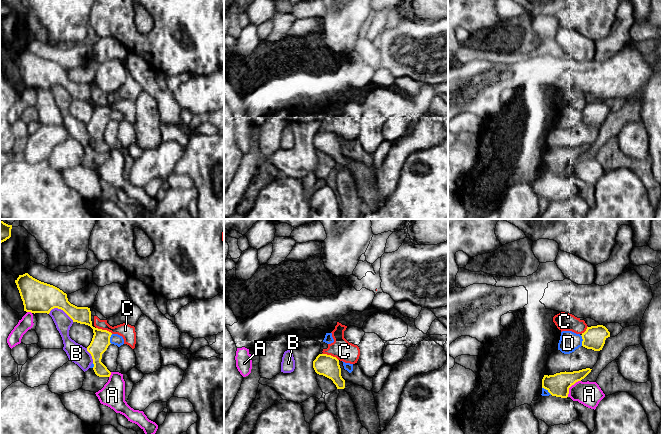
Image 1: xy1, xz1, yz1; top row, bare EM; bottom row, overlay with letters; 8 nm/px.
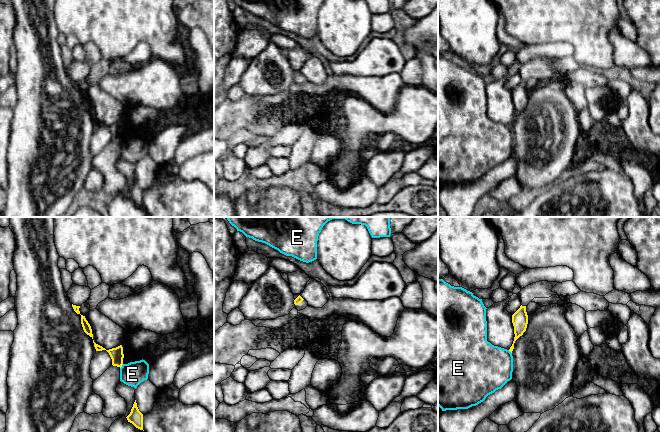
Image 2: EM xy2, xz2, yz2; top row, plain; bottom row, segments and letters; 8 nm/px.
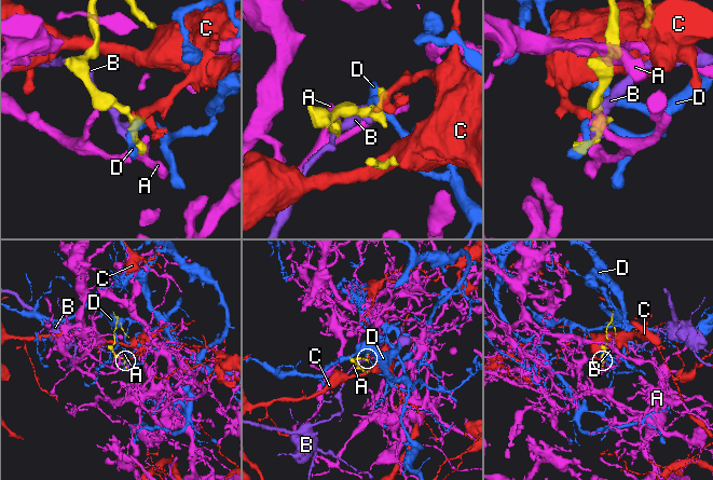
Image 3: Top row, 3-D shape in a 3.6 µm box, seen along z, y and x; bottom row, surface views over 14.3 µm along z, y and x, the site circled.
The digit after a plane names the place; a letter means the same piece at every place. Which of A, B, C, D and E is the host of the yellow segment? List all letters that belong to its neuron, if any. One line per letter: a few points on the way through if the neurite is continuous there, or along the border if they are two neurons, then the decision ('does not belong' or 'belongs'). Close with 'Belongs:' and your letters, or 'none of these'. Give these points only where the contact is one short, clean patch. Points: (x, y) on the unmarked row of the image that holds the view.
A: does not belong
B: does not belong
C: does not belong
D: does not belong
E: does not belong
Belongs: none of these

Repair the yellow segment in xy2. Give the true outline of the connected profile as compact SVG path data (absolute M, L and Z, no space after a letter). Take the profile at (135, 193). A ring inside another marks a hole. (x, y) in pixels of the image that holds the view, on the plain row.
M136 176L130 190L126 194L128 198L132 199L136 204L143 206L143 190L139 187Z

